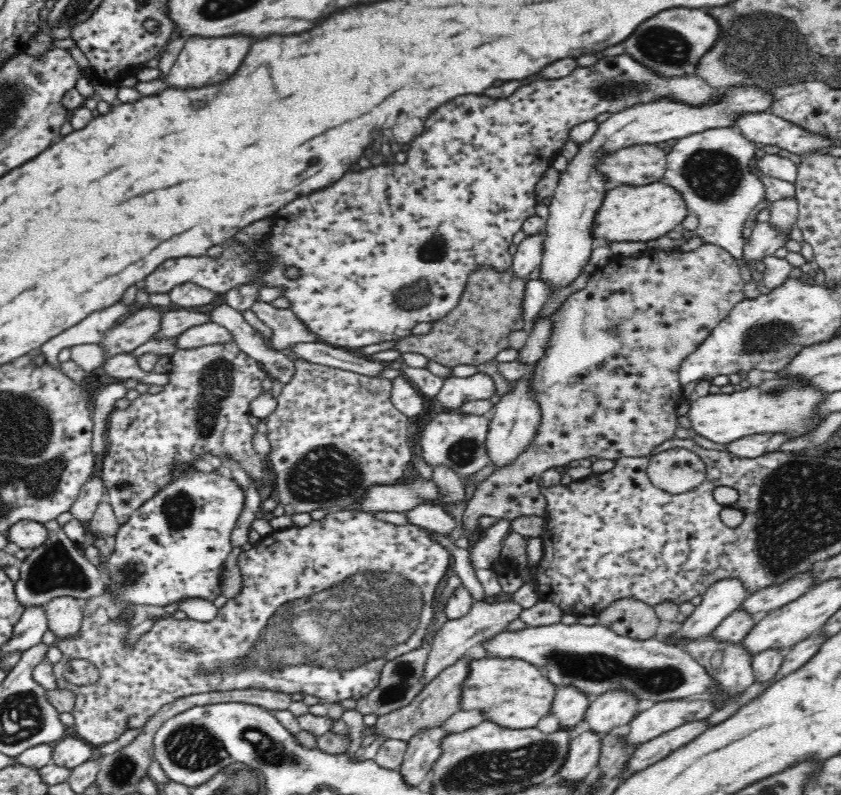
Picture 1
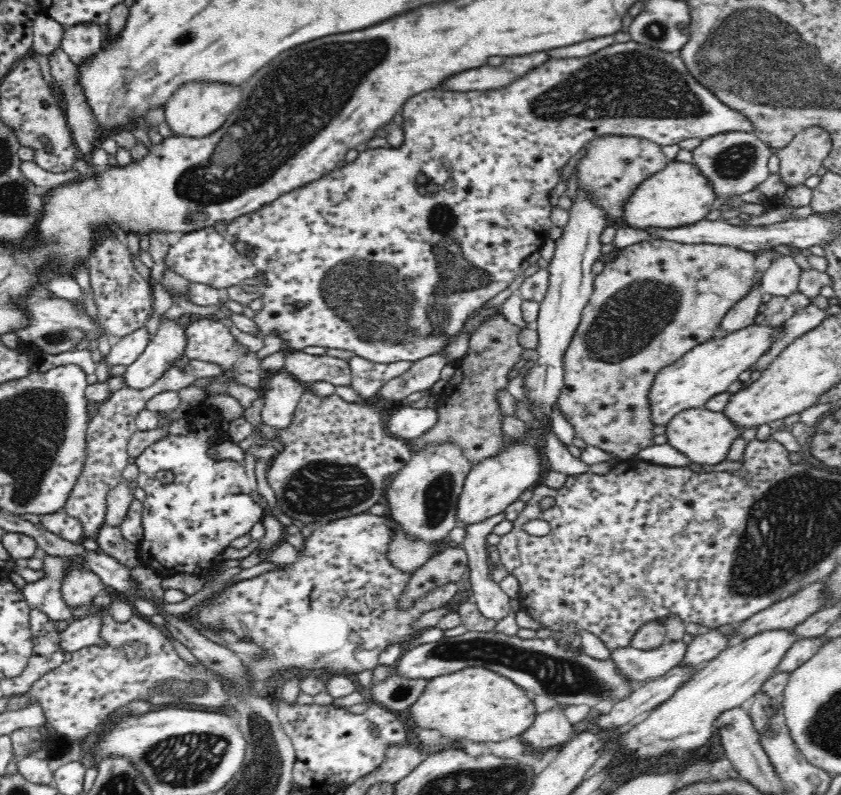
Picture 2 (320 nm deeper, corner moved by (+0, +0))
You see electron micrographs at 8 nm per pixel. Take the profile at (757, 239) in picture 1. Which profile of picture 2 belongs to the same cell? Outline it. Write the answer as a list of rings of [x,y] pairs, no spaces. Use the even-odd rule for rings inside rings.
[[[756,283],[749,293],[744,300],[740,300],[734,308],[725,314],[717,331],[718,335],[727,335],[754,324],[763,295],[761,283]]]

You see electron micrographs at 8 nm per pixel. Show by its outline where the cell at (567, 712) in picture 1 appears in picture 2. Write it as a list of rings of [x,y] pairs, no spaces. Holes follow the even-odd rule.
[[[556,706],[550,710],[542,712],[535,717],[533,724],[520,736],[528,751],[548,749],[550,747],[564,746],[566,742],[573,738],[574,728],[570,720],[566,717],[564,706]]]

